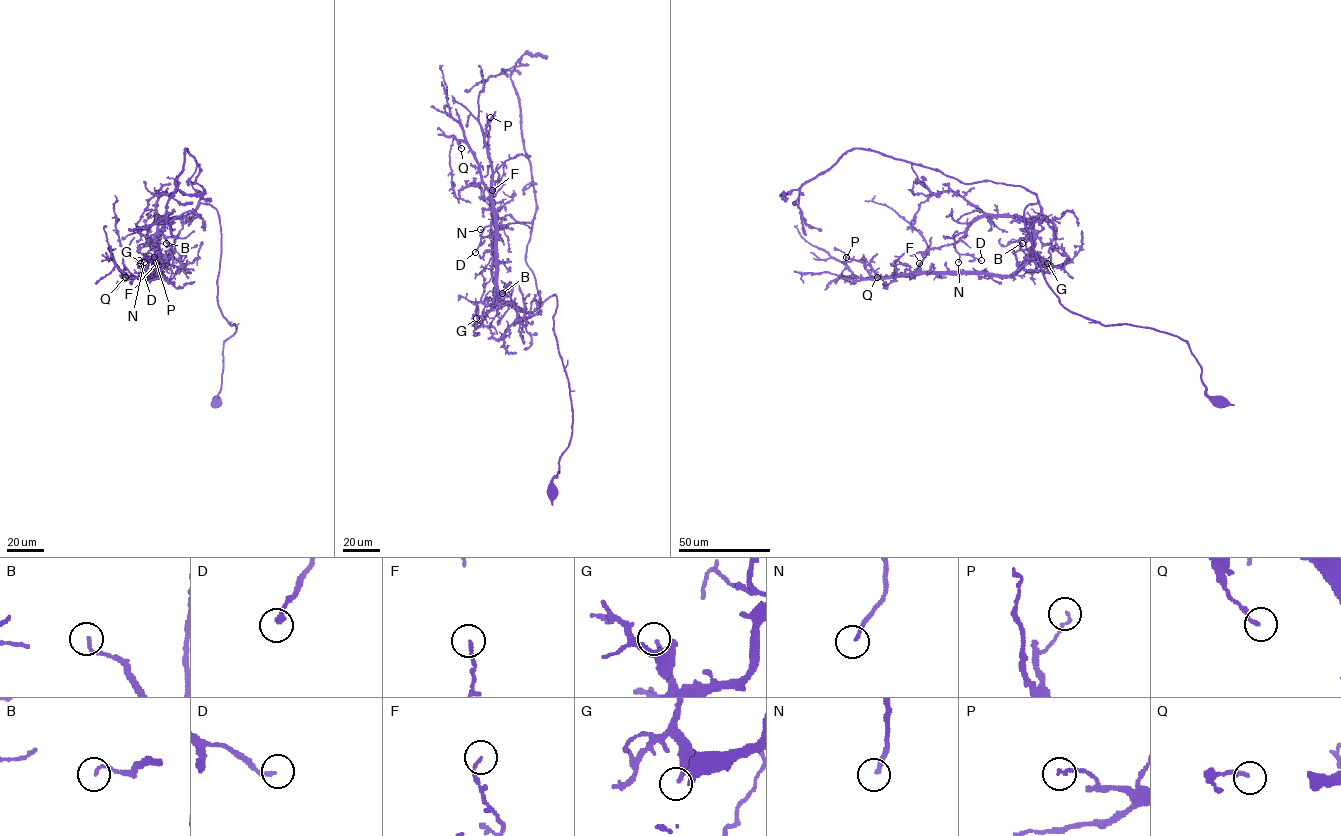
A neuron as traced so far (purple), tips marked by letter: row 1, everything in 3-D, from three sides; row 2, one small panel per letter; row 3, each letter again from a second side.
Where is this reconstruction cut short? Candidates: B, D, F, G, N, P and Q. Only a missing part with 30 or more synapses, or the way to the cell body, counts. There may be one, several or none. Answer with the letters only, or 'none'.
N

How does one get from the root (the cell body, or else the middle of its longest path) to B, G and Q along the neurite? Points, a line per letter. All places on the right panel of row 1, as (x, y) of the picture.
B: (1219, 401), (1178, 336), (1102, 325), (1060, 303), (1025, 224), (1024, 209), (1038, 203), (1031, 256), (1022, 243)
G: (1219, 401), (1178, 336), (1102, 325), (1060, 303), (1025, 224), (1030, 204), (1040, 209), (1033, 250), (1047, 263)
Q: (1219, 401), (1178, 336), (1102, 325), (1060, 303), (1025, 224), (1038, 203), (1033, 246), (1011, 274), (877, 277)

